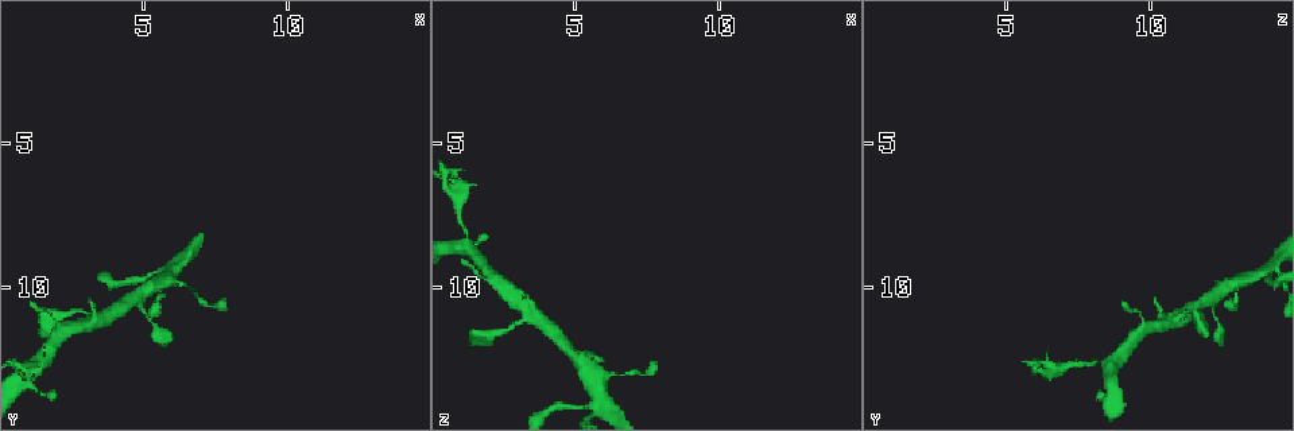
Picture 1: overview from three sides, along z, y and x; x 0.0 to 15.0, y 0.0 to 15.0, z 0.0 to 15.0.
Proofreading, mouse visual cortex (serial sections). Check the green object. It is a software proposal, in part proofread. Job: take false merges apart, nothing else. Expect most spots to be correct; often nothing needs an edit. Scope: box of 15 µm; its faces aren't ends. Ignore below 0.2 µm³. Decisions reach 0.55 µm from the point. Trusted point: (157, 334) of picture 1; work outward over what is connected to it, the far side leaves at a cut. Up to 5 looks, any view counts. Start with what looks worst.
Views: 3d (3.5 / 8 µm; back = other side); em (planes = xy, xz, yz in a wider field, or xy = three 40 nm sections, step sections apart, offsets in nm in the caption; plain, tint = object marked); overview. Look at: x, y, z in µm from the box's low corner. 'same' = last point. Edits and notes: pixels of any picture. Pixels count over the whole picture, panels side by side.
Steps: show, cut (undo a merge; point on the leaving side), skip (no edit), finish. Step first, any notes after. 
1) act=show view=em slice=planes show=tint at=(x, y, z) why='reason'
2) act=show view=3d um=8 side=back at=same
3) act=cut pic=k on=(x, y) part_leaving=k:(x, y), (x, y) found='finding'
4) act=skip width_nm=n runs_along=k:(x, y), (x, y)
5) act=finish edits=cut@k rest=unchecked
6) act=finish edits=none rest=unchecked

act=show view=3d um=3.5 at=(5.8, 9.5, 13.8) why='thin arm on a thick one'

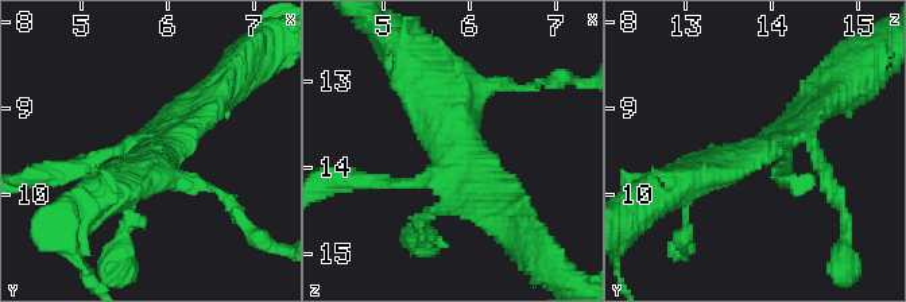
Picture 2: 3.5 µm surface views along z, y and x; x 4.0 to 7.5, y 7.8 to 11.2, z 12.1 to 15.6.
act=show view=em slice=xy step=1 show=tint at=(5.80, 9.50, 13.85) arms=4 arm_widths_nm=150,200,300,500

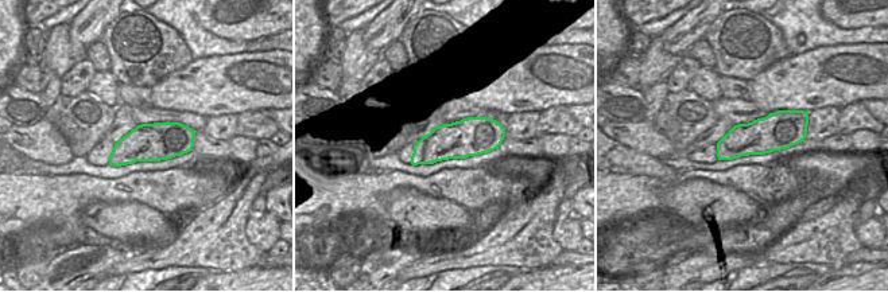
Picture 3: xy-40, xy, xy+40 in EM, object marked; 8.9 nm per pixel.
act=skip runs_along=2:(688, 182), (759, 148), (788, 166) found='all the same cell'

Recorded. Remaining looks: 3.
act=show view=3d um=3.5 at=(1.2, 12.5, 8.4) why='branch point'

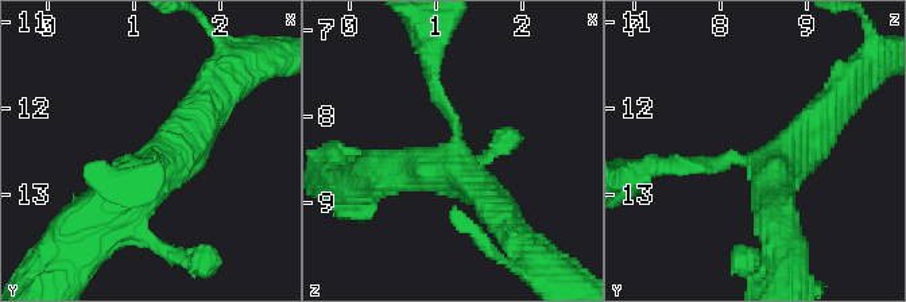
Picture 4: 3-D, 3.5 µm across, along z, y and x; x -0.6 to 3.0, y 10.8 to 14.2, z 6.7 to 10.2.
act=show view=em slice=xy step=3 show=tint at=(1.25, 12.60, 8.35)

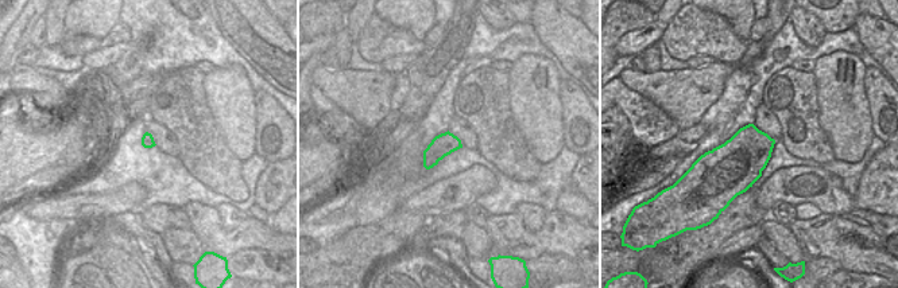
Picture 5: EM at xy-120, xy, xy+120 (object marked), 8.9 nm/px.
act=skip found='one cell here'

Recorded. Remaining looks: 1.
act=finish edits=none rest=unchecked

